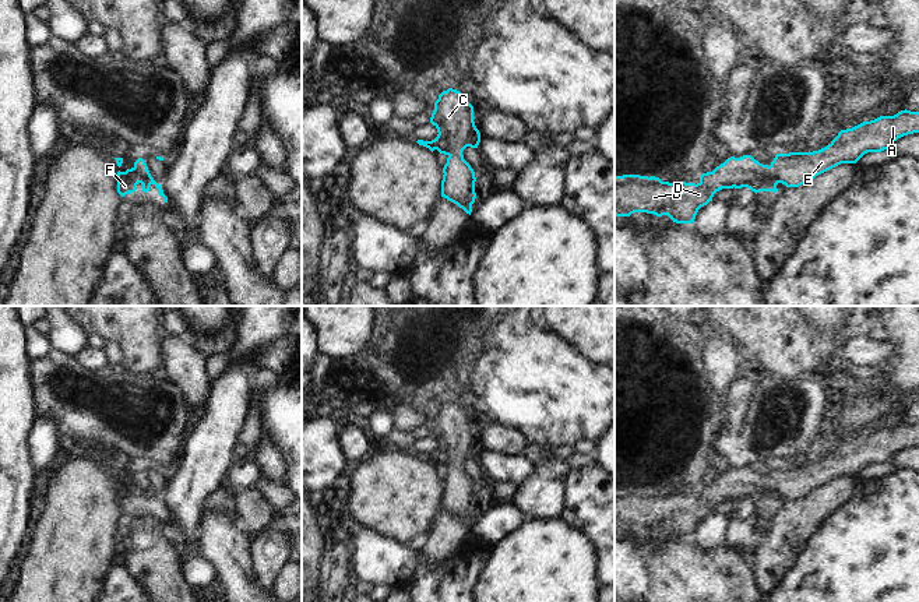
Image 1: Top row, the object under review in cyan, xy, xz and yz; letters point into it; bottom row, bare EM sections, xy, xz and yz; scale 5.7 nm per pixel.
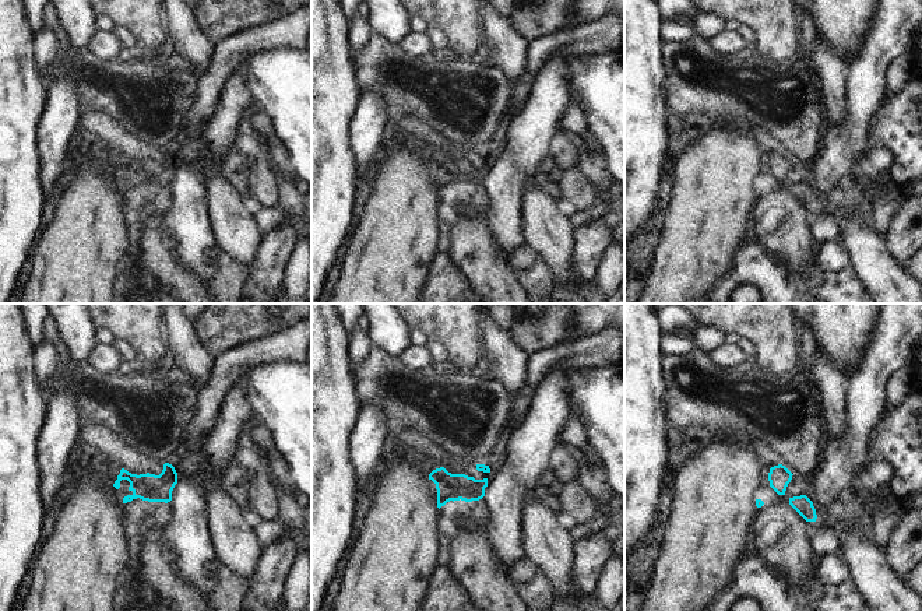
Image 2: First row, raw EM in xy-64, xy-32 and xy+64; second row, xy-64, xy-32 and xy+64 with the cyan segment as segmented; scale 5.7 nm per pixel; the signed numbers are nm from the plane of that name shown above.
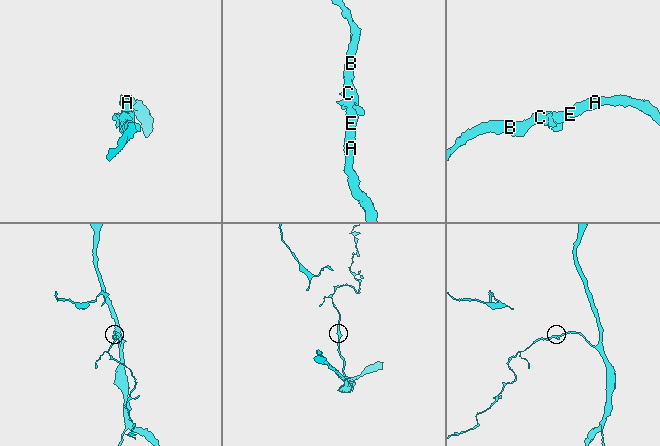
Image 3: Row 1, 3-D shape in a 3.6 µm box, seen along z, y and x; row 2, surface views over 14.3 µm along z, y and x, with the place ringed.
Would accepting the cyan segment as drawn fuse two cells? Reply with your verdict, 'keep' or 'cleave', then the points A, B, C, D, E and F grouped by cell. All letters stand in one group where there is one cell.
keep | A B C D E F

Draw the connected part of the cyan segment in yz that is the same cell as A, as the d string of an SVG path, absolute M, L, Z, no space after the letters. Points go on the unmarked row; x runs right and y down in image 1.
M905 422L841 443L818 464L777 467L770 479L751 468L730 469L712 485L700 487L697 497L669 496L655 489L615 489L615 528L647 525L668 528L676 536L691 536L698 522L722 501L747 500L757 507L777 506L778 496L799 500L841 476L856 476L867 465L888 462L894 454L913 446L919 446L919 425Z

